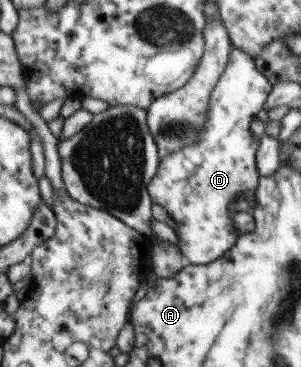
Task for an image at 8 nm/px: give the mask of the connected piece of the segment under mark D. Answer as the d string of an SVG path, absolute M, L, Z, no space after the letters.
M233 48L230 64L211 96L208 122L200 139L167 157L149 184L153 201L153 220L170 226L178 236L177 246L186 262L206 265L221 259L233 247L238 232L229 220L229 204L245 191L255 192L257 166L255 152L259 142L249 130L251 120L263 108L271 92L271 80L243 51Z

